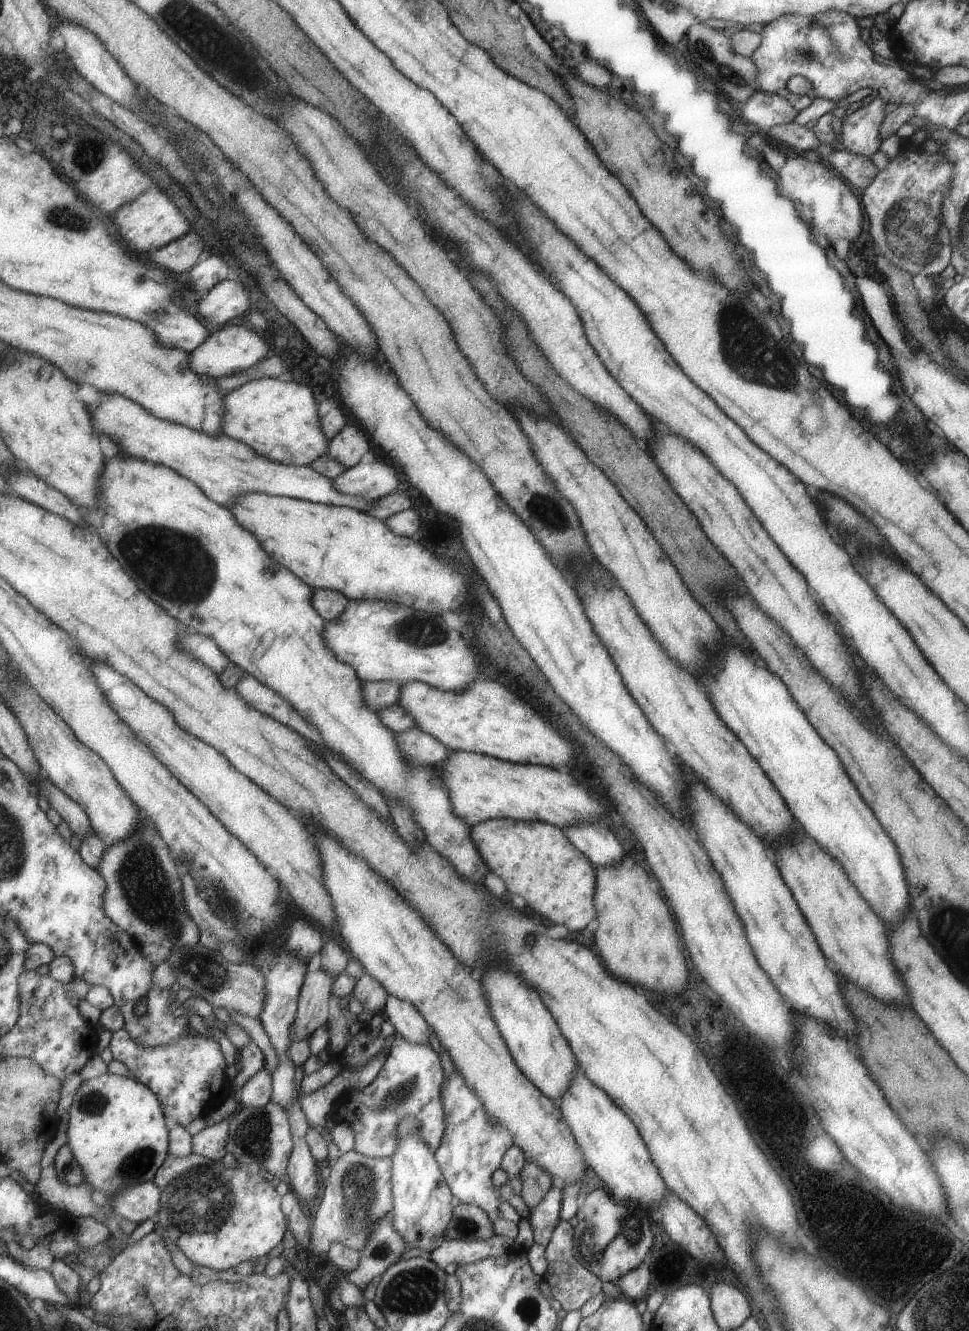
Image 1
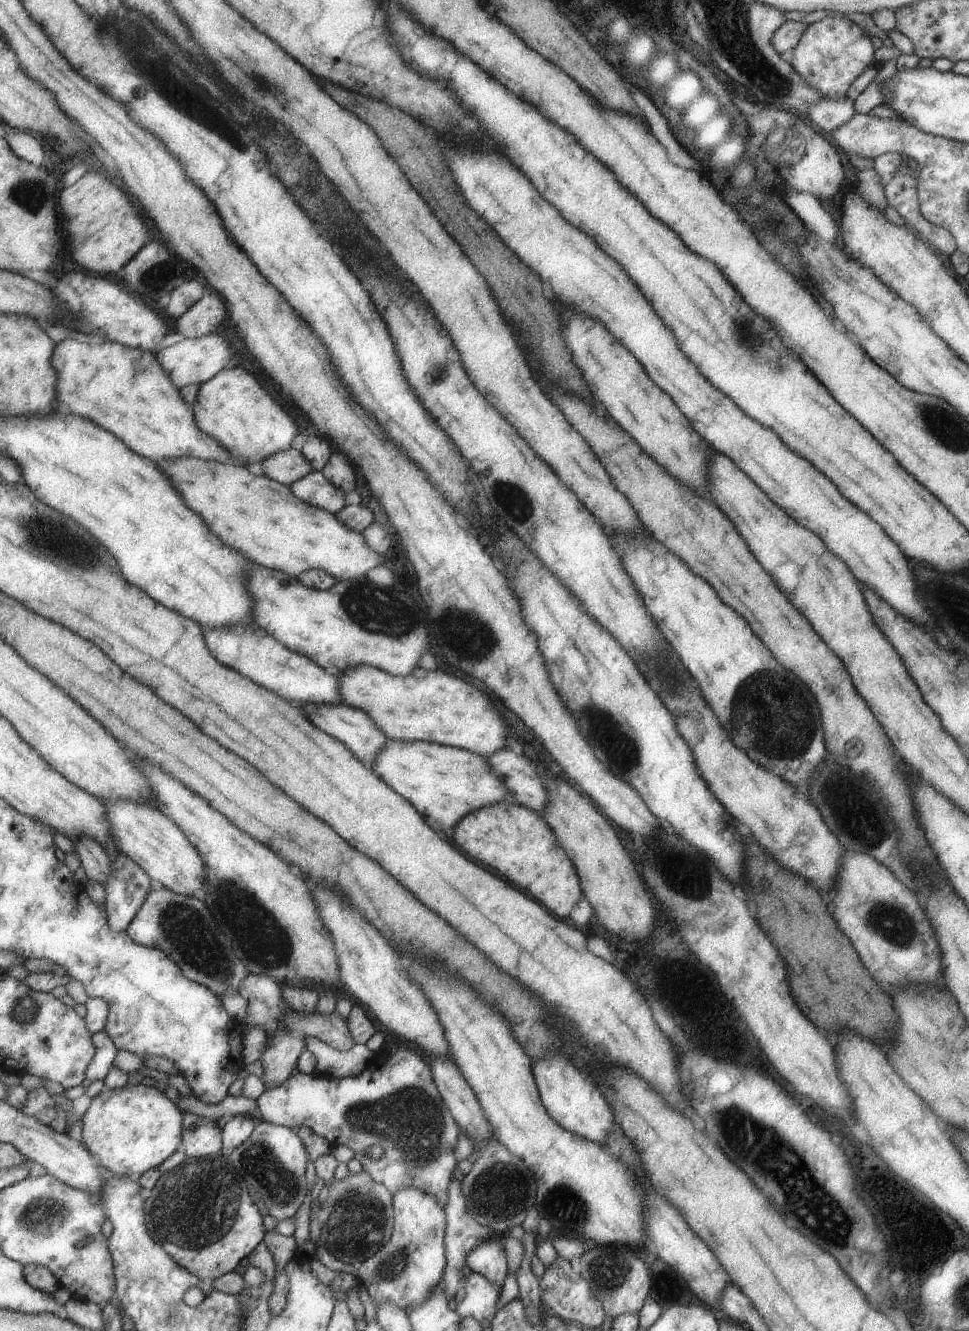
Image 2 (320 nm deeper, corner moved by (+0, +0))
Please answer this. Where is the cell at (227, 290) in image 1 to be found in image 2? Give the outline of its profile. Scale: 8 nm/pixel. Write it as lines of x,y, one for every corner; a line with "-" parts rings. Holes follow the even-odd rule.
217,292
206,293
183,316
174,321
174,331
187,339
198,339
217,332
227,318
223,297

